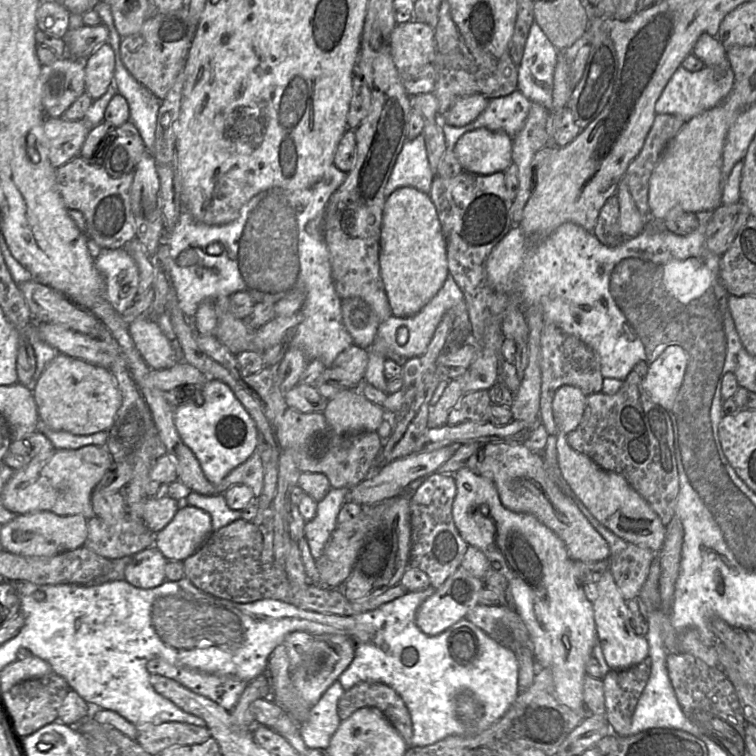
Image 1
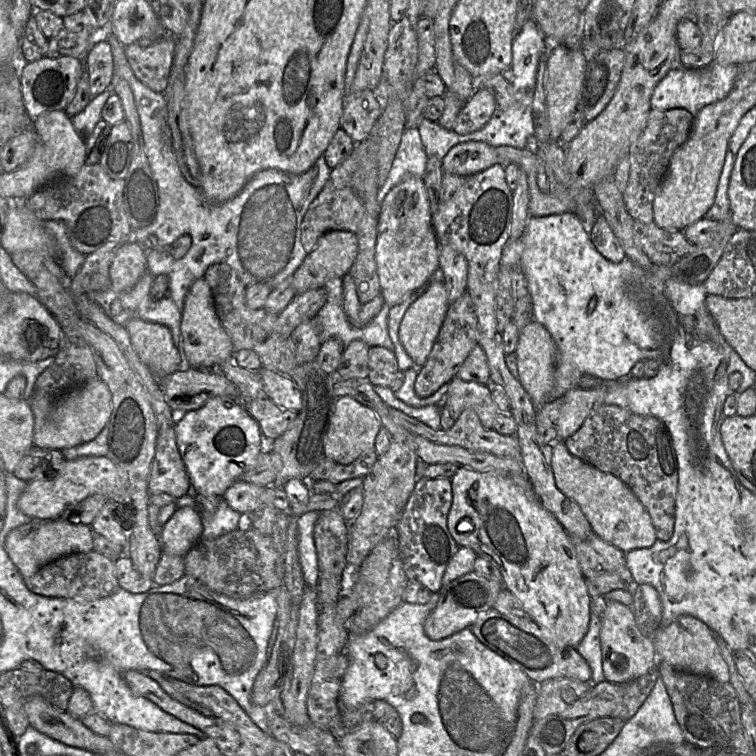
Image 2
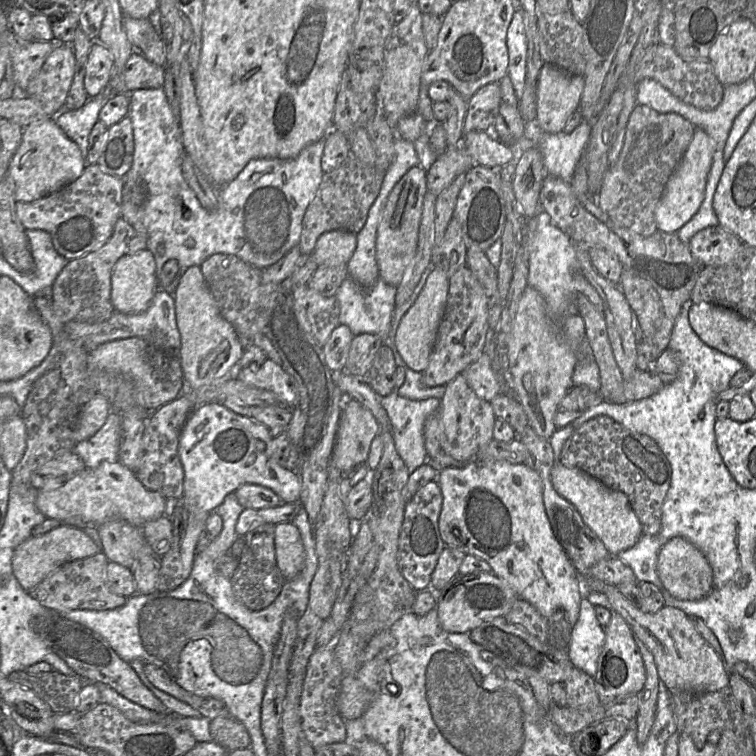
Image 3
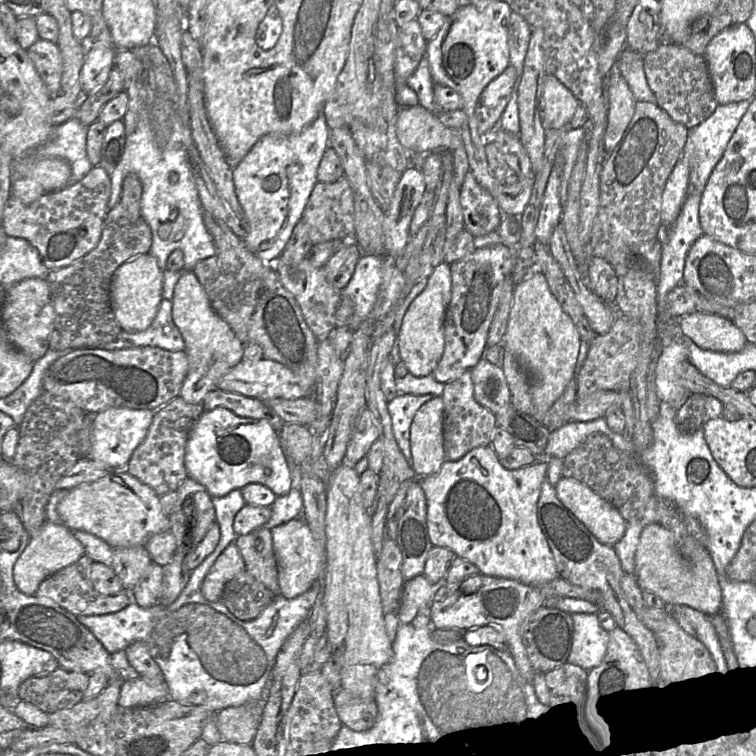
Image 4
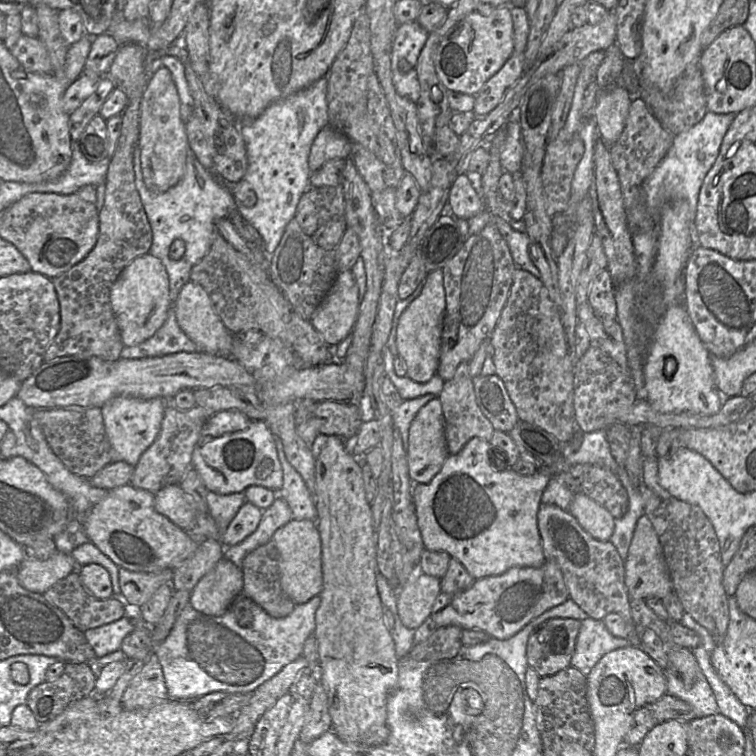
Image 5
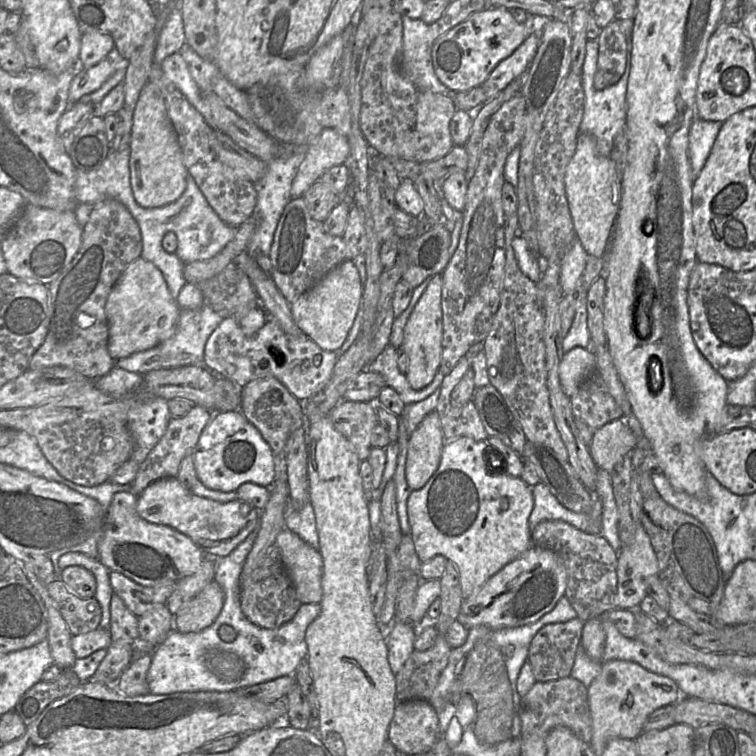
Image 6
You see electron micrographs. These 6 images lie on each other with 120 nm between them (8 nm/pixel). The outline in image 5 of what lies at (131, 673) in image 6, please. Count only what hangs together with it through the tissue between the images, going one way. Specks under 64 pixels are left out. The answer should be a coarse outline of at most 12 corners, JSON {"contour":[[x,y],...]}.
{"contour":[[152,654],[125,690],[122,706],[146,709],[170,697]]}

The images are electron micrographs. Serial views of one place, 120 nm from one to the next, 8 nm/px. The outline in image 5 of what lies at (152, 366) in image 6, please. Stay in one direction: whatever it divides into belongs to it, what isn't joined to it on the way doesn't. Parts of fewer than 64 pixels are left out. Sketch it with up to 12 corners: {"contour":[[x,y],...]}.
{"contour":[[174,306],[153,336],[124,346],[121,358],[198,352],[180,328]]}

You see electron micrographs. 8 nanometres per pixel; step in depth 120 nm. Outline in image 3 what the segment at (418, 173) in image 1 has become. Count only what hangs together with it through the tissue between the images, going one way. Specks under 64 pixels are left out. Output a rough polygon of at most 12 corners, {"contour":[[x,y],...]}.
{"contour":[[396,137],[394,159],[386,172],[378,201],[410,168],[419,164],[413,142]]}

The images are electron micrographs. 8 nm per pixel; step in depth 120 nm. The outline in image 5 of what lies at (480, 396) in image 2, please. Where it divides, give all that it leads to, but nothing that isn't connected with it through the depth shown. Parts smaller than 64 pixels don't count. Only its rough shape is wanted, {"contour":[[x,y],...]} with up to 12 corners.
{"contour":[[469,362],[439,396],[446,446],[490,442],[494,427],[478,406]]}

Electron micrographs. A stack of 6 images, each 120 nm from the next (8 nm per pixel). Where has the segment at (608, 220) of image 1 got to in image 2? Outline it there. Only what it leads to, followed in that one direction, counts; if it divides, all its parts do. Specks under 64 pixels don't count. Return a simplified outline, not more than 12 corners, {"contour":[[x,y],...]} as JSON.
{"contour":[[602,213],[589,234],[607,260],[626,258],[619,239]]}

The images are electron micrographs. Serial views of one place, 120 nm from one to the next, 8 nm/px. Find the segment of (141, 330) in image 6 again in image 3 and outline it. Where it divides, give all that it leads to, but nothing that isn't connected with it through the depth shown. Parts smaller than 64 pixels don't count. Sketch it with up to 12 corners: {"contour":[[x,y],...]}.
{"contour":[[147,249],[122,256],[111,275],[116,311],[148,309],[159,289]]}

